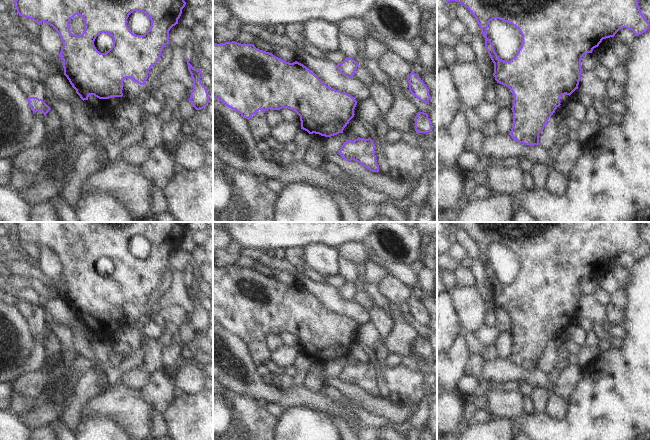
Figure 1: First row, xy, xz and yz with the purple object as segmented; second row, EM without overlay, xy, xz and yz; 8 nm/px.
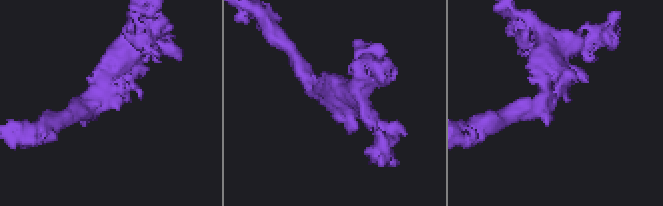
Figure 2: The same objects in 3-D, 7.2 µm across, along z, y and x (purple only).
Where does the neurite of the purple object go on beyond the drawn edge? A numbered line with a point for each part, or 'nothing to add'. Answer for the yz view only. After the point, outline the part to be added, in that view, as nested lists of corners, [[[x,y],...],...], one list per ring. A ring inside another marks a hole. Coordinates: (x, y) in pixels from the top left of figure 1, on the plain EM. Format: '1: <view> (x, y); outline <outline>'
nothing to add

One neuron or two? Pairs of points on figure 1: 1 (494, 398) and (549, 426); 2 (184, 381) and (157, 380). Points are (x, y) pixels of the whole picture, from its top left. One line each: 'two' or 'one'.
1: two
2: two

